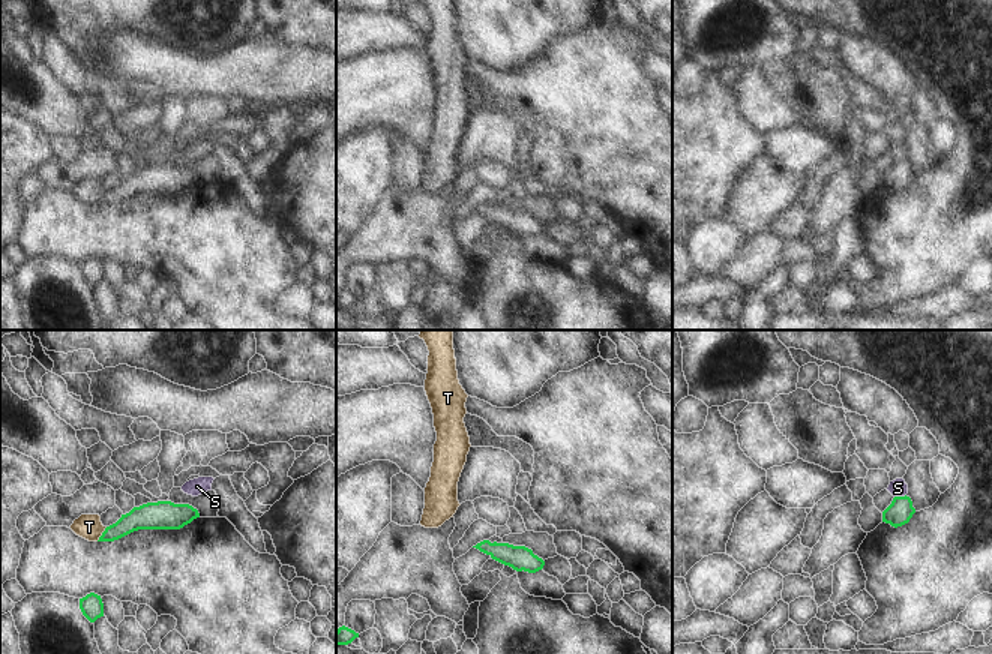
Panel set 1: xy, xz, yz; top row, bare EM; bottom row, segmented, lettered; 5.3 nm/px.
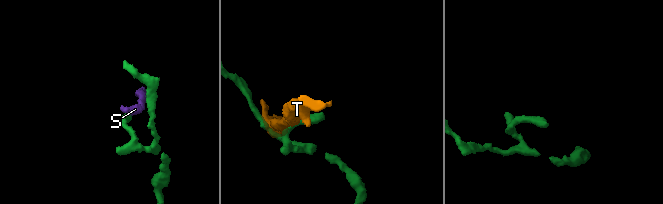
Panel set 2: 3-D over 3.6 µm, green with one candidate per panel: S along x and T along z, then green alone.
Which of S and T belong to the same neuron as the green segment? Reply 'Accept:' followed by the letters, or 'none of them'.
Accept: S

